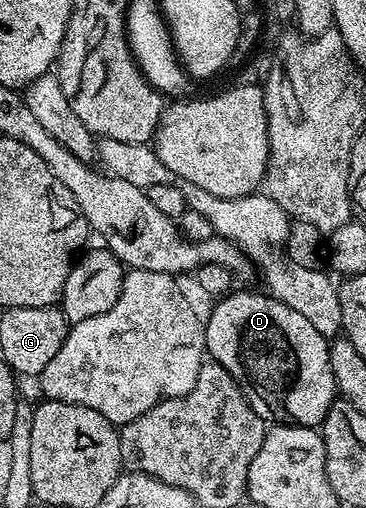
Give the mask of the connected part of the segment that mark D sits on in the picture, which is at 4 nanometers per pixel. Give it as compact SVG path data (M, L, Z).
M231 290L217 301L218 304L204 320L206 333L206 351L209 359L215 364L224 366L228 374L241 388L246 401L264 418L269 412L274 412L278 404L286 408L286 412L293 423L303 428L313 428L321 425L328 410L336 403L336 389L332 362L330 361L330 345L327 337L320 334L320 330L312 327L312 322L300 314L300 310L292 310L292 306L284 306L276 297L259 292L238 292Z

